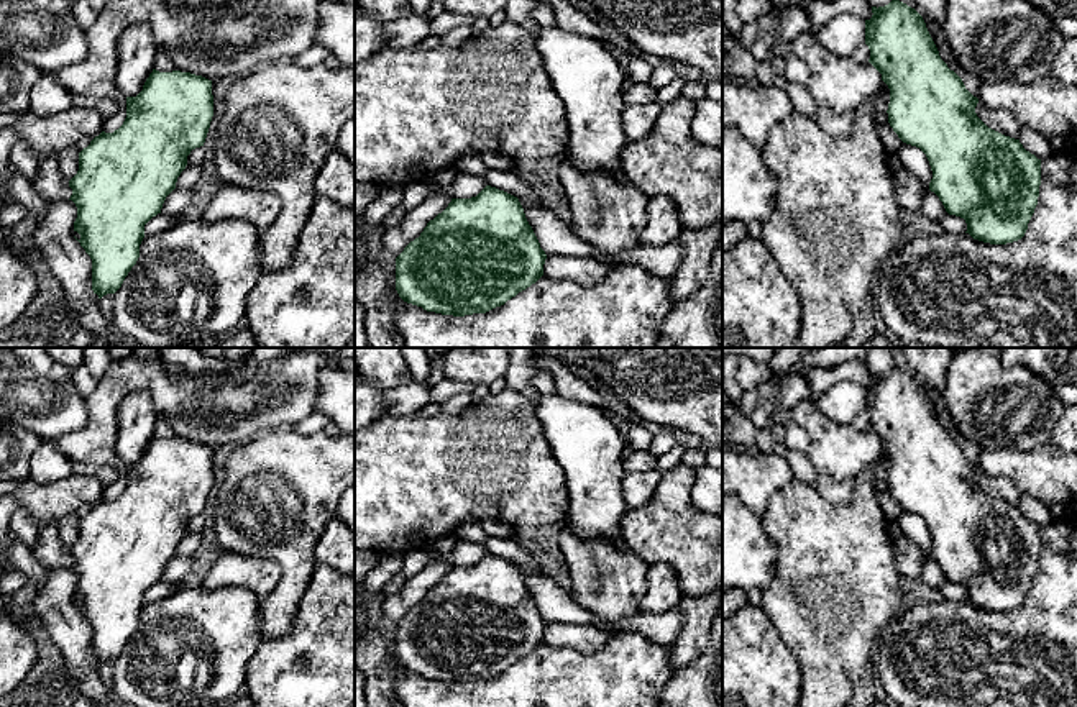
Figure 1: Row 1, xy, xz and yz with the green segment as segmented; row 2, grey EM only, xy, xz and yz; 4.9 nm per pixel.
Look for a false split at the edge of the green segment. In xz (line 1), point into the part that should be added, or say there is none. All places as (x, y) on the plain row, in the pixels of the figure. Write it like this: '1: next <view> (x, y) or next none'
1: next none

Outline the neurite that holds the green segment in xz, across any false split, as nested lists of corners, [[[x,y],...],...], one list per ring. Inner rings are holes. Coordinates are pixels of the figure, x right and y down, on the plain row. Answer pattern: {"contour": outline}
{"contour": [[[486,553],[476,564],[451,566],[396,625],[399,664],[427,679],[465,684],[504,673],[543,643],[547,622],[517,564]]]}

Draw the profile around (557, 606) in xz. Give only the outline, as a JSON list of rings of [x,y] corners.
[[[519,568],[540,615],[547,623],[580,623],[607,632],[635,632],[655,645],[673,645],[683,627],[683,613],[675,607],[665,613],[637,613],[621,623],[606,623],[584,607],[578,605],[573,594],[563,589],[553,577],[535,576]]]

